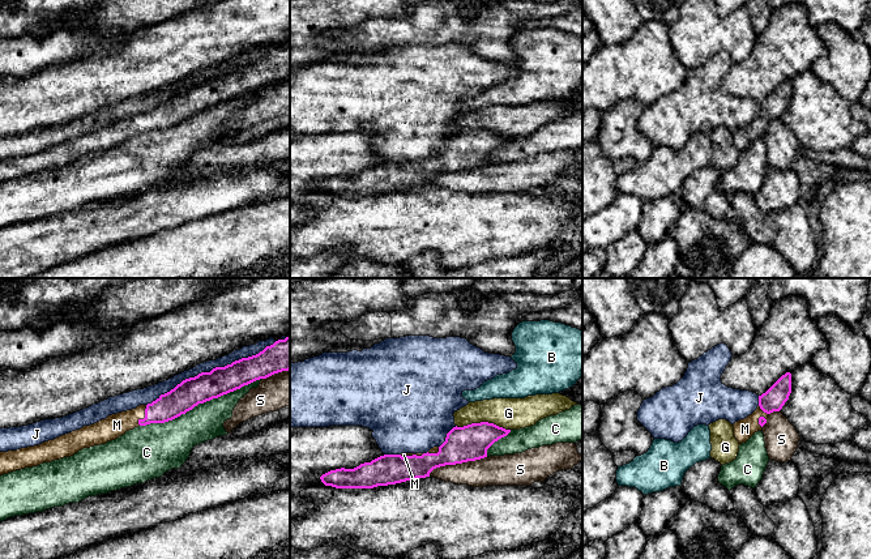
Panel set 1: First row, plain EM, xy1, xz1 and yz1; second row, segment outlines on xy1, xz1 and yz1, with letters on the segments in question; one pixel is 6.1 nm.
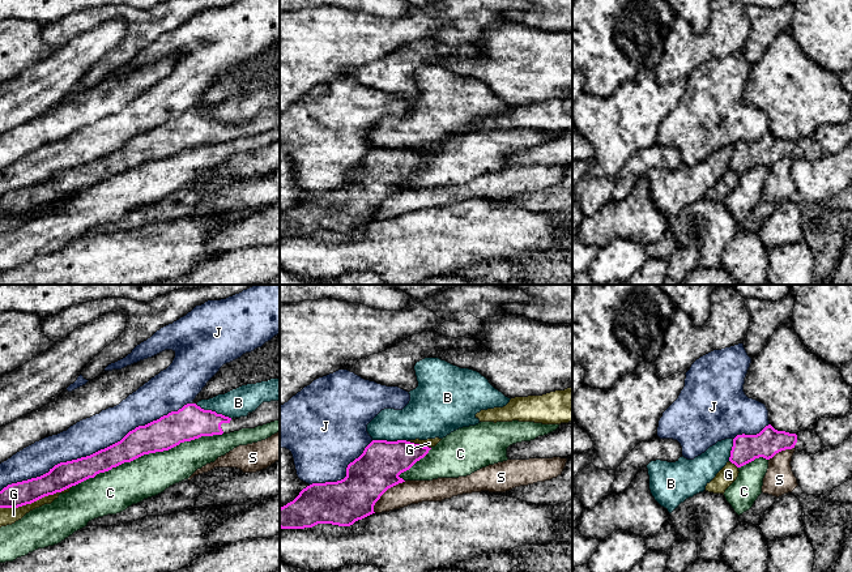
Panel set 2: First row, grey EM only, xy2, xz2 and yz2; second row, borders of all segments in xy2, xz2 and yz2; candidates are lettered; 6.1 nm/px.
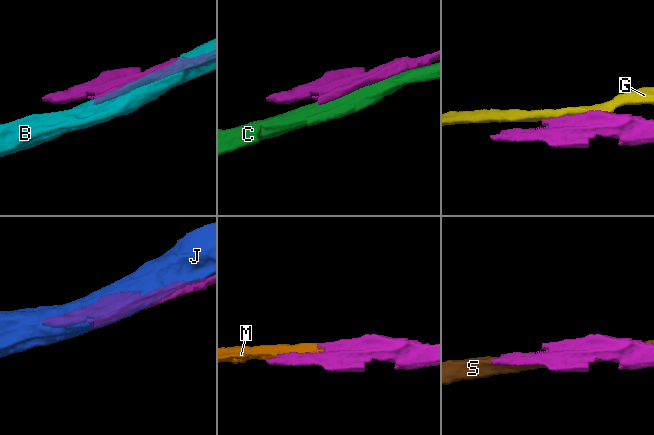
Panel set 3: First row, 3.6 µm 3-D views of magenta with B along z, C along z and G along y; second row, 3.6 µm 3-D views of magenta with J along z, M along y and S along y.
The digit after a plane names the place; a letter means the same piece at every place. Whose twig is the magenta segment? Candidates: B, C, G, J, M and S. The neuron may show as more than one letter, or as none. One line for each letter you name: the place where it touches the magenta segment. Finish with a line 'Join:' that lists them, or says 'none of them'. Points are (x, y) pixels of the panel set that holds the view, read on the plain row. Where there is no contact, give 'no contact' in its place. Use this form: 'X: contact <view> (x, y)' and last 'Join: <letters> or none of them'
M: contact xy1 (145, 123)
Join: M

